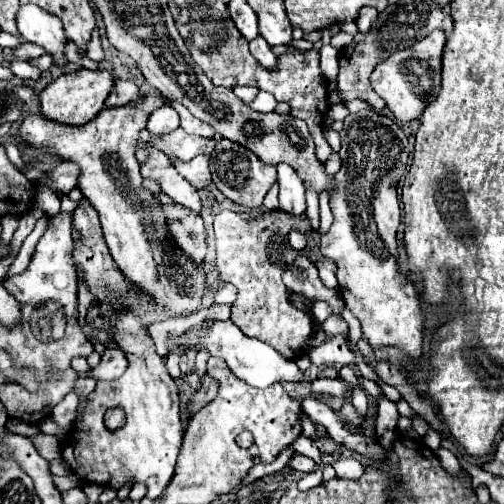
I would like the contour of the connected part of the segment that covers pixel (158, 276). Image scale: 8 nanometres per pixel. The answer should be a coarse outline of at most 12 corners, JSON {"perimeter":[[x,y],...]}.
{"perimeter":[[162,97],[86,125],[24,113],[30,147],[80,167],[126,279],[172,315],[204,273],[174,243],[134,155]]}

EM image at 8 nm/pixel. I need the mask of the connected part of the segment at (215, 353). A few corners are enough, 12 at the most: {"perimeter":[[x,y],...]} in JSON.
{"perimeter":[[214,321],[182,347],[222,357],[252,387],[302,381],[304,373],[274,347]]}

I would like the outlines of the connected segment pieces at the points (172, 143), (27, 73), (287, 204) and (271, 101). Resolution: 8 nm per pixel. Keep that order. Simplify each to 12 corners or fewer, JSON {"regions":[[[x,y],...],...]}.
{"regions":[[[174,133],[152,137],[172,161],[192,161],[212,153],[216,141]],[[12,61],[12,73],[38,79],[42,71],[28,61]],[[278,163],[280,209],[306,211],[304,183],[294,167]],[[266,91],[250,103],[256,111],[274,111],[276,99]]]}

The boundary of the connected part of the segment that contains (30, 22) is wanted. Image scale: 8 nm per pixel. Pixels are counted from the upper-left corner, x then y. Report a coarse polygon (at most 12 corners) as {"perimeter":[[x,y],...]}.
{"perimeter":[[20,5],[16,25],[26,41],[64,59],[66,35],[58,17],[36,5]]}

